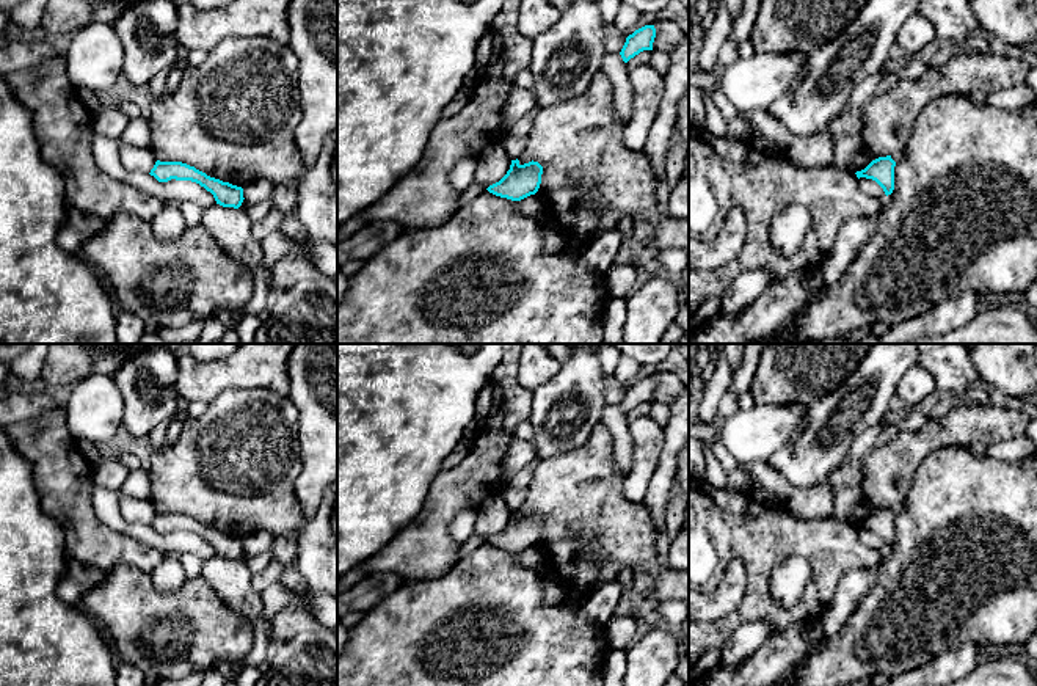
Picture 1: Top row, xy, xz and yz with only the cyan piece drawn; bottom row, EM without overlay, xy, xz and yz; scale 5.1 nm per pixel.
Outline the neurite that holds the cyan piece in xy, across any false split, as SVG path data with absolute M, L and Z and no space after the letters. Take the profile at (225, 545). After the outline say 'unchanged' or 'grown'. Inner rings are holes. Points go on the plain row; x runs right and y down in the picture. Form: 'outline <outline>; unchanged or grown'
outline M157 512L154 520L149 524L158 534L176 532L191 532L210 543L216 556L223 559L238 560L243 554L243 540L223 534L220 531L210 529L206 524L196 521L182 513L160 513Z; unchanged

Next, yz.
outline M891 507L879 509L872 512L864 521L857 523L857 529L866 529L875 532L885 543L885 546L891 546L894 542L894 518L896 513Z; unchanged

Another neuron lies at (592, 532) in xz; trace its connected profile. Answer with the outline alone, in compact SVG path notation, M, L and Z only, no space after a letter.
M602 422L580 447L538 462L518 512L519 516L533 512L543 518L537 545L548 570L555 573L573 600L585 600L626 568L643 568L654 576L662 570L656 546L659 531L645 504L624 496L624 479L615 468L613 436Z

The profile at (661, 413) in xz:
M653 402L651 411L648 414L651 419L654 419L660 427L665 427L670 421L671 411L670 407L662 402Z

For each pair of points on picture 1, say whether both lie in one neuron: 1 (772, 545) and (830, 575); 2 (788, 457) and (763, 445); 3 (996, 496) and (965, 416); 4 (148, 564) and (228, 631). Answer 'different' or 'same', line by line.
1: same
2: different
3: different
4: different

